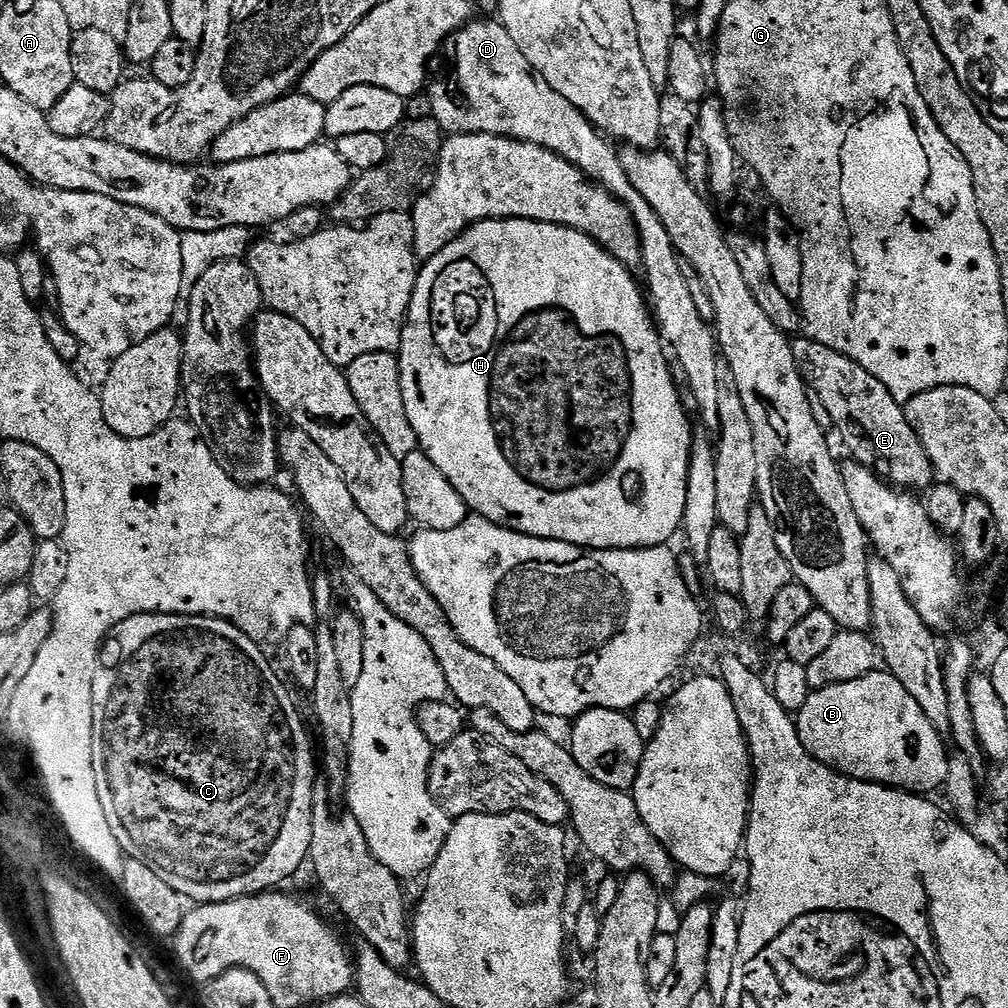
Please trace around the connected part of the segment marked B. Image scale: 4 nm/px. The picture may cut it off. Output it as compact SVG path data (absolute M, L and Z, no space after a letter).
M877 670L858 678L854 682L842 682L838 686L815 689L806 698L806 706L802 706L802 710L795 713L794 719L798 734L802 738L802 746L806 746L808 753L827 768L841 772L843 776L849 776L852 780L865 780L868 784L883 784L885 788L899 788L913 794L932 794L928 792L934 791L935 788L937 790L943 789L950 759L950 753L944 749L945 737L932 725L930 718L926 718L926 714L922 714L922 706L918 706L918 702L914 702L914 698L910 698L906 686L902 686L902 682L891 671Z

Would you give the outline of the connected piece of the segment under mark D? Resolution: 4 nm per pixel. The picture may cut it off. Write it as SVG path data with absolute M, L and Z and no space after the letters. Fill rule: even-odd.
M476 18L452 33L450 45L452 56L456 59L456 69L448 80L448 88L444 84L436 84L432 88L432 119L437 120L448 134L481 132L542 146L569 160L575 168L583 170L589 180L596 181L611 196L624 201L632 221L640 231L640 245L644 255L642 272L648 275L647 291L651 301L653 298L656 302L654 316L660 339L670 349L674 360L676 355L684 371L684 378L692 390L692 400L700 411L701 422L712 430L719 429L718 370L722 367L720 345L713 325L704 320L702 314L698 314L698 305L690 295L690 286L686 286L686 277L682 274L681 257L674 242L670 242L670 234L666 234L666 226L662 226L650 202L646 202L646 198L634 190L630 178L626 178L626 170L617 149L612 149L613 145L574 105L566 102L558 90L536 75L530 62L526 62L526 54L518 50L514 38L510 38L504 25L492 20Z

